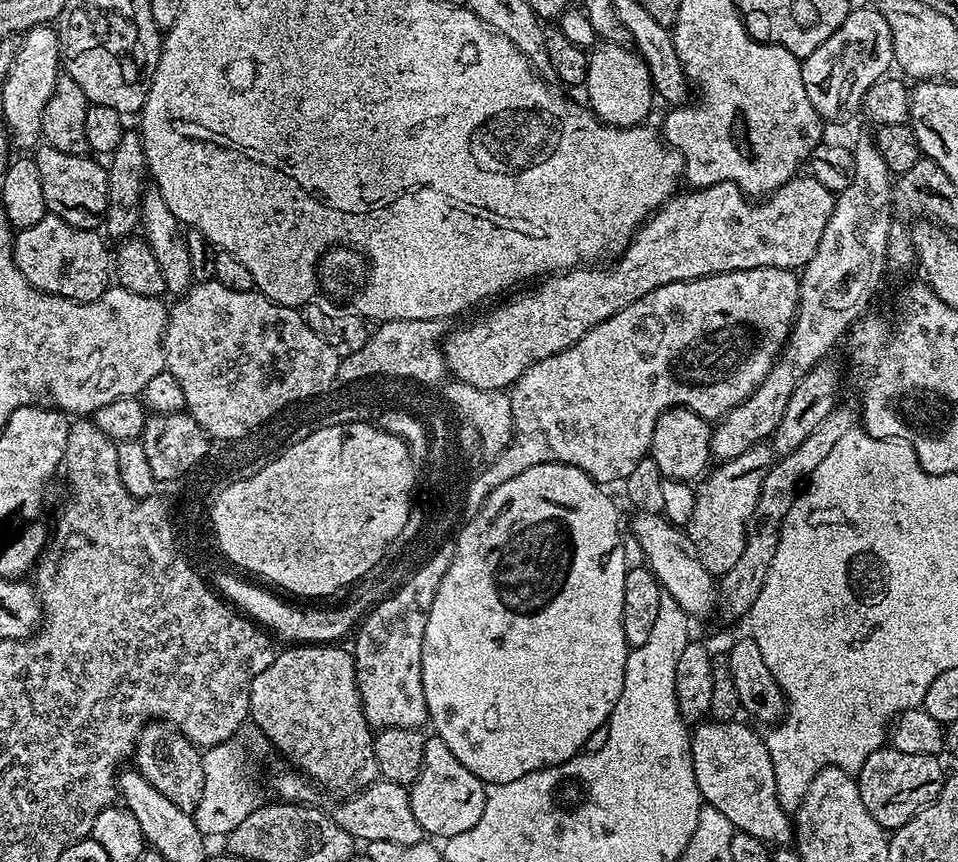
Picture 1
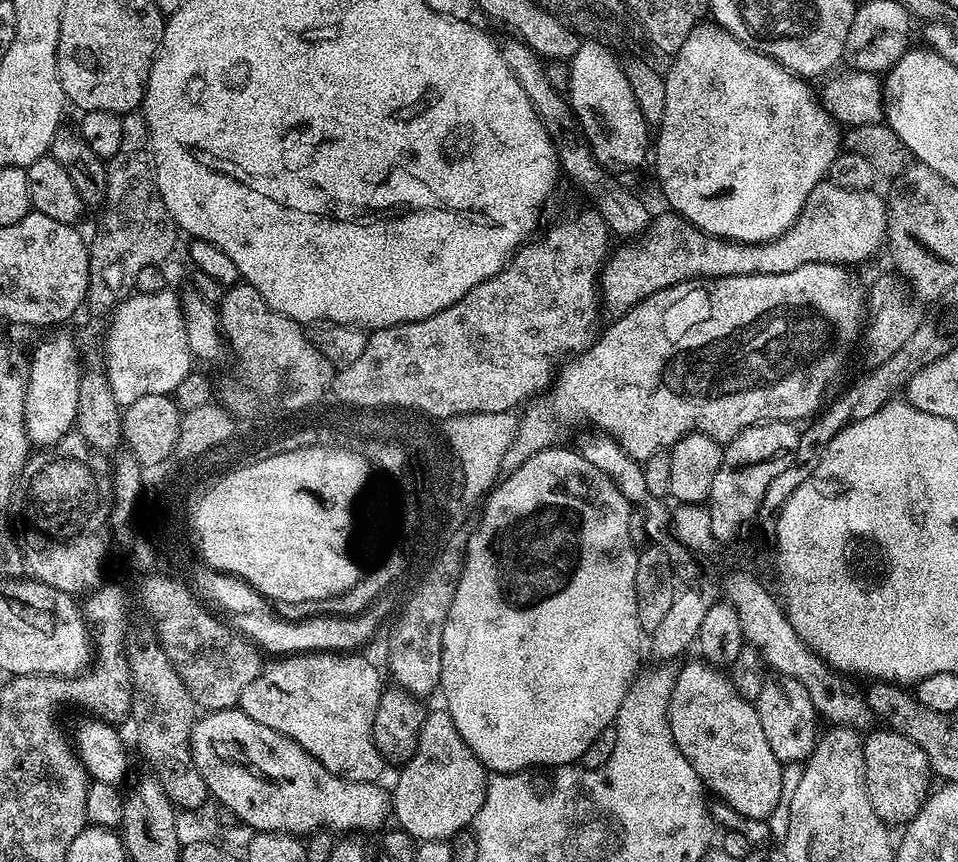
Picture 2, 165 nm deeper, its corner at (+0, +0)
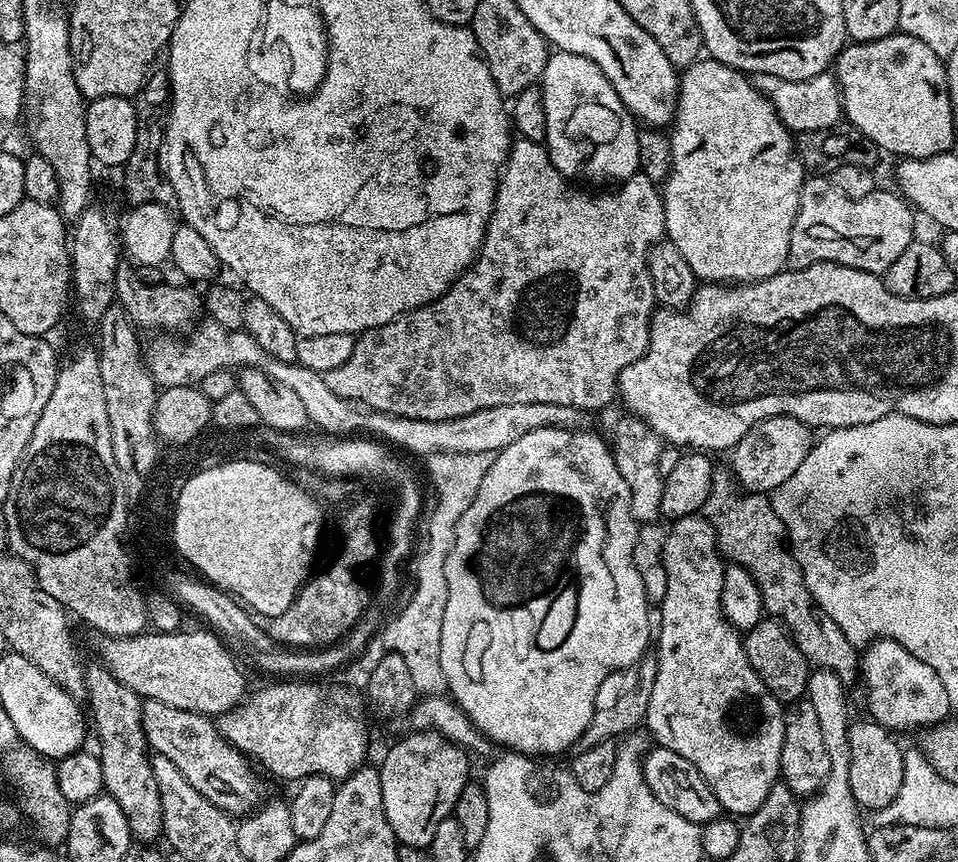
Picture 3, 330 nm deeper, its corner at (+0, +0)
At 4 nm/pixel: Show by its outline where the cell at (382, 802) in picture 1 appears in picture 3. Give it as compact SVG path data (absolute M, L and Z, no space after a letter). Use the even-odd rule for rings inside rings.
M145 699L142 726L149 749L155 755L170 758L198 794L214 802L214 806L229 816L243 818L269 799L269 781L257 771L253 761L221 736L213 717L203 716L201 712L187 712L178 706L166 706L166 702Z

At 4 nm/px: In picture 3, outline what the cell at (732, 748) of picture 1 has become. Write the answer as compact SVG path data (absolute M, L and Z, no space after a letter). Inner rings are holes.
M697 514L694 516L682 516L671 521L672 529L669 527L667 529L664 538L664 561L666 562L666 598L664 601L658 605L658 612L660 612L660 653L655 653L655 659L657 662L657 676L654 678L653 689L650 691L649 708L646 717L646 727L652 731L653 741L657 745L662 747L668 747L670 750L675 752L675 754L680 754L682 758L693 764L694 767L701 772L702 778L709 783L709 786L713 788L714 794L717 795L718 802L721 804L723 811L725 813L731 814L736 818L748 818L752 813L756 812L764 802L766 802L766 796L770 794L772 787L778 783L778 777L780 776L780 755L782 754L782 742L784 741L784 713L785 709L782 707L781 701L777 700L776 696L768 691L767 686L762 682L762 678L758 678L758 674L754 670L754 666L750 666L750 658L746 656L746 650L744 649L744 642L741 633L735 628L733 628L727 620L724 618L723 610L720 608L720 599L722 598L722 588L723 588L723 578L724 578L724 568L725 561L722 559L722 553L716 546L716 531L712 528L712 524L709 520L705 520L703 515Z

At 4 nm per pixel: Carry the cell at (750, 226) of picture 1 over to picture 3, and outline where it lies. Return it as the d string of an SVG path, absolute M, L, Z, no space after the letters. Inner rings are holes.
M809 175L800 191L800 209L792 223L787 267L792 270L809 268L819 262L841 264L863 272L887 272L894 258L914 243L913 209L903 195L893 192L877 190L866 194L866 198L848 200L846 194L834 190L827 175Z

